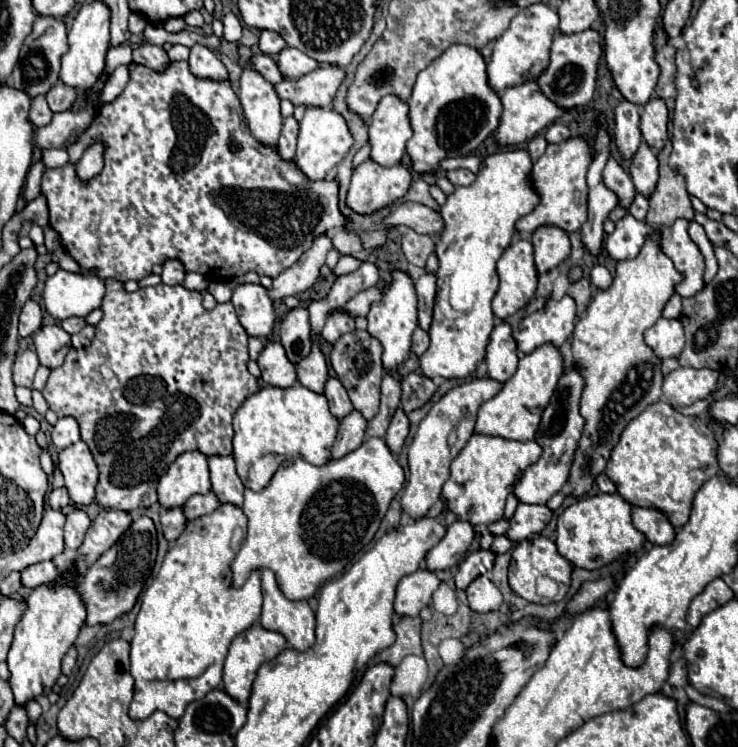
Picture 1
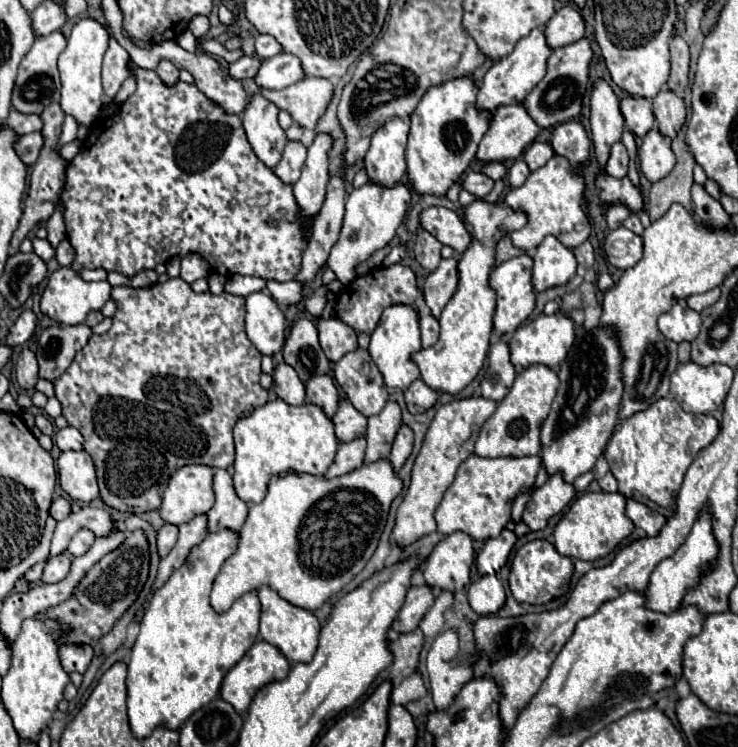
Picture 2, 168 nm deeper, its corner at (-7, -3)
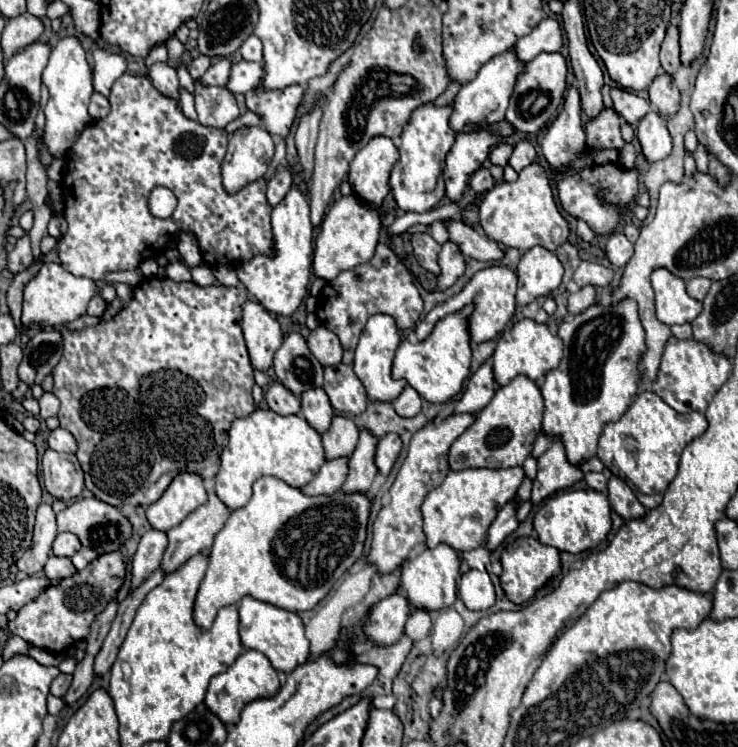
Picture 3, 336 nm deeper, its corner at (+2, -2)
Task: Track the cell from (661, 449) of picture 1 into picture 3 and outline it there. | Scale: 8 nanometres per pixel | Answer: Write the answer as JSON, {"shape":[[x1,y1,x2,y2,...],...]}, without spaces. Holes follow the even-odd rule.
{"shape":[[641,392,617,422,609,422,603,428,597,456,613,476,621,478,629,487,631,482,639,492,647,496,663,494,677,474,683,448,705,430,707,420,701,412,679,414,655,392]]}

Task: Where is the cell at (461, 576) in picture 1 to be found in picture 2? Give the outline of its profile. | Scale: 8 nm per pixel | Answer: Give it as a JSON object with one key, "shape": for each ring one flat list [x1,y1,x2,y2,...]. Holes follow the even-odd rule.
{"shape":[[502,529,502,533,498,537,488,539,476,557,476,565,478,565,480,575,492,575,500,567,504,567,516,539,518,537,510,529]]}

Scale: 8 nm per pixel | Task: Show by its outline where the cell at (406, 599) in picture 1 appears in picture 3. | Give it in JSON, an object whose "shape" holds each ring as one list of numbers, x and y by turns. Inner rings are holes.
{"shape":[[391,594,373,606,365,624,369,640,377,644,393,644,405,632,405,622,411,614,411,604,403,594]]}

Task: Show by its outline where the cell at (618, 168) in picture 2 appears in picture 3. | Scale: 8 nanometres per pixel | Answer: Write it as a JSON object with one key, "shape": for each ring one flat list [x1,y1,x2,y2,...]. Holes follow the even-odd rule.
{"shape":[[603,110,597,118,589,120,585,126,587,134,587,146,591,150,619,150,623,148,621,130,619,130,621,118,613,110]]}

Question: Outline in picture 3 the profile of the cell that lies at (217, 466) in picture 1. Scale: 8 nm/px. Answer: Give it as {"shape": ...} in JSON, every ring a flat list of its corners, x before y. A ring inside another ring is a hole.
{"shape":[[215,490,209,492,209,502,189,514,179,526,167,532,169,546,161,560,161,568,169,574,197,552,207,552,213,546,217,530,225,526,231,510,217,498]]}

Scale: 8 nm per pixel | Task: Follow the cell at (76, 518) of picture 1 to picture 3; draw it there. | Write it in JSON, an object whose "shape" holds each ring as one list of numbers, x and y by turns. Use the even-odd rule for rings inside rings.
{"shape":[[61,532,61,534,57,534,57,538,55,538,55,542,53,542,53,552,55,552,57,556,67,556,67,558,71,558,79,548,81,548,81,542,79,542,79,538,77,538,75,534,71,534,71,532]]}

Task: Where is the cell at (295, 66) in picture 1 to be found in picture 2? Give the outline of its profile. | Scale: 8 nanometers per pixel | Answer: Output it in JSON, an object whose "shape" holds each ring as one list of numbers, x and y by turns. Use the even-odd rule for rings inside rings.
{"shape":[[280,53,270,59,262,59,254,81,260,89,284,89,302,77,302,65,298,59,294,59,294,55]]}

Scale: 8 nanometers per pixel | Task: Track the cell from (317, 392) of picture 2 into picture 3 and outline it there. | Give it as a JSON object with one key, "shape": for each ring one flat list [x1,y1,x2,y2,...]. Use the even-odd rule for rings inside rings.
{"shape":[[323,388,305,390,305,394,301,394,301,416,321,434,331,426,333,408]]}

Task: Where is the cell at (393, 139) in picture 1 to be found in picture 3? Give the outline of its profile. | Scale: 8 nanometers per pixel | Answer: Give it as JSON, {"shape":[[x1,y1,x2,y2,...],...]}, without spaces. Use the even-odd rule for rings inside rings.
{"shape":[[389,136,371,138,353,158,349,170,349,182,353,192,373,204,381,206,389,194,389,174,399,158,399,150]]}

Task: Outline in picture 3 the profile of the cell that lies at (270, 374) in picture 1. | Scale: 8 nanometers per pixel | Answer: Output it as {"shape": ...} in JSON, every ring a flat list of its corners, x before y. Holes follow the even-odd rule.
{"shape":[[271,382,265,388,265,402,273,412,277,412,281,416,299,414,299,410,301,410,299,398,291,390,285,390,285,386,281,386,281,382]]}

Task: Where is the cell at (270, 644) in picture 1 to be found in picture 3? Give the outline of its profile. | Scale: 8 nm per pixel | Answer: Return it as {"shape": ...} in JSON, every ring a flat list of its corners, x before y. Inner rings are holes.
{"shape":[[243,650,241,656,235,660,233,666,229,666,223,674,217,674,207,688,207,696,205,696,205,704,207,708,217,714,223,724,235,724,243,706,255,698,265,698,265,696,273,696,279,690,279,678,277,678,277,670,271,666,269,658,257,650]]}

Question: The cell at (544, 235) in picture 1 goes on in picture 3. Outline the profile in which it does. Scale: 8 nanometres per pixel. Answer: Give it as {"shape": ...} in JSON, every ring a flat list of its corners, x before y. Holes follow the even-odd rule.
{"shape":[[535,246,525,252,517,266,517,304,525,306,537,296,545,296,555,290,563,280,563,266,559,258,543,246]]}

